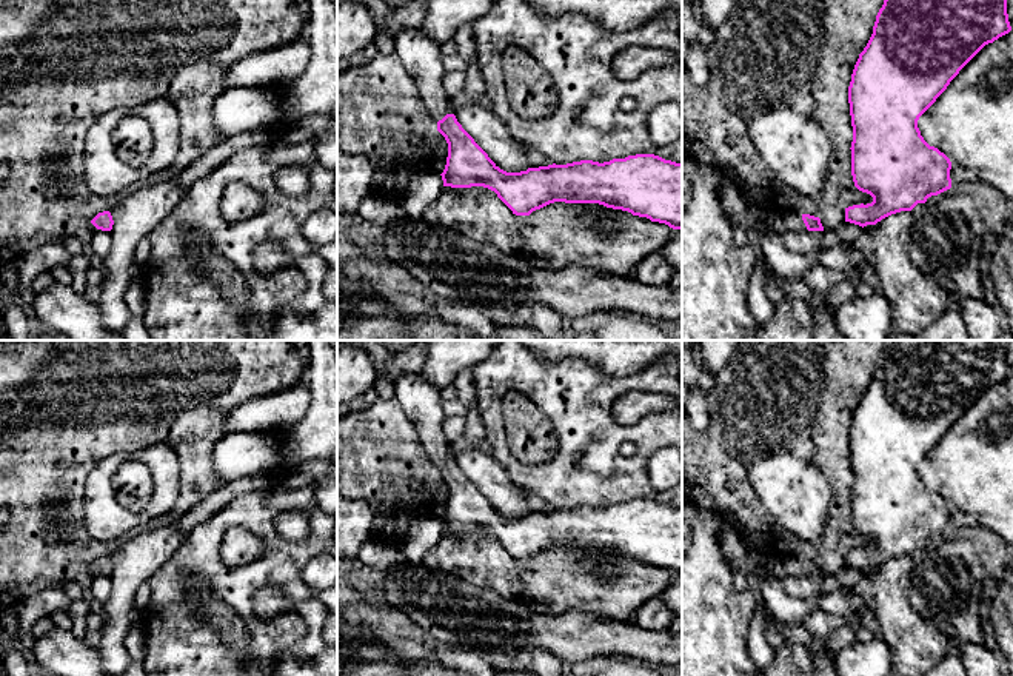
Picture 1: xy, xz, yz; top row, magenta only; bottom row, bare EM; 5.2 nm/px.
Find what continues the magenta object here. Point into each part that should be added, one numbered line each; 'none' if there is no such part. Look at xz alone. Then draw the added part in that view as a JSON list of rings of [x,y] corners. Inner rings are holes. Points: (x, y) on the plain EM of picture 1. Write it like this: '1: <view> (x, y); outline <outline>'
1: xz (421, 401); outline [[[414,371],[402,373],[394,382],[396,400],[403,408],[408,419],[413,422],[422,445],[425,447],[430,460],[439,467],[448,459],[448,440],[442,431],[445,420],[443,400],[440,397],[440,388],[428,382],[423,376]]]

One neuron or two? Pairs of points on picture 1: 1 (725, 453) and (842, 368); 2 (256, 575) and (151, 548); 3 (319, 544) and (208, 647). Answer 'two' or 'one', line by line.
1: one
2: two
3: one

